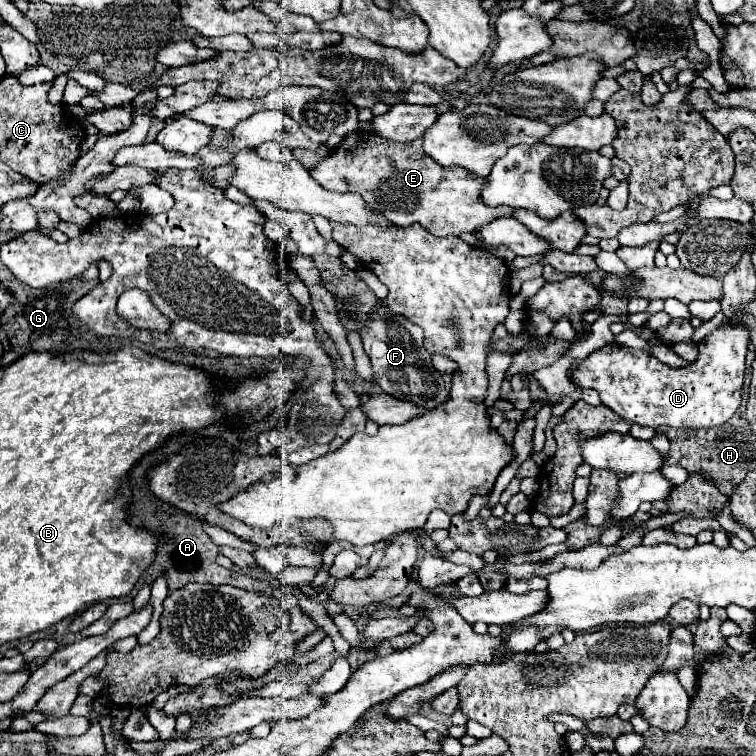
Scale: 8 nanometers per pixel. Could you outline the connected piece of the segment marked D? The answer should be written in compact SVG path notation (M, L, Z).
M734 323L718 327L698 343L698 359L684 369L668 367L640 349L612 343L590 353L574 371L572 381L576 381L578 387L596 389L602 403L630 423L654 429L708 429L726 423L740 407L748 343L746 331Z

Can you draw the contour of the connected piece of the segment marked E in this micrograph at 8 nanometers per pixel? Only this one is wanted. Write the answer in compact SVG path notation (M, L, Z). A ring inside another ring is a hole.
M356 131L344 137L344 141L330 151L330 157L320 161L310 175L328 191L338 191L338 193L360 193L368 209L374 213L384 215L392 225L398 227L410 227L412 223L420 223L428 233L436 237L448 237L454 235L458 237L460 233L476 233L478 227L484 223L494 221L496 217L502 215L512 215L510 207L486 207L480 201L480 189L482 189L482 177L476 177L468 173L466 169L458 167L442 167L422 151L422 139L410 141L410 143L396 143L390 139L384 139L372 131Z

